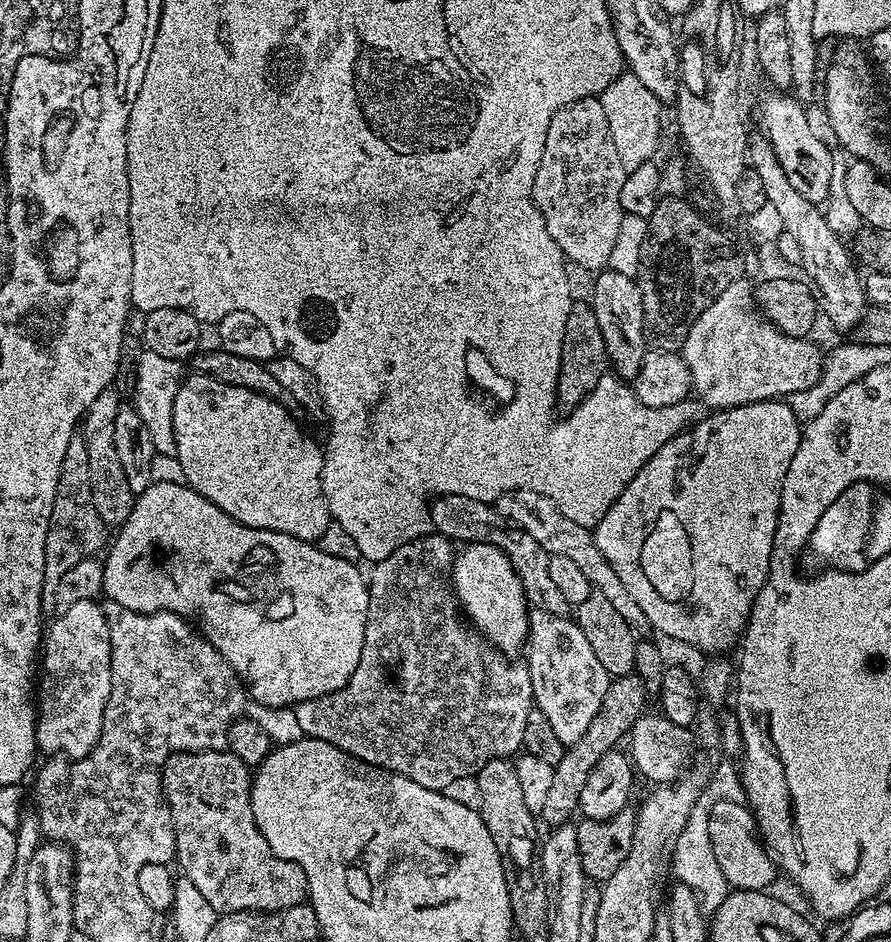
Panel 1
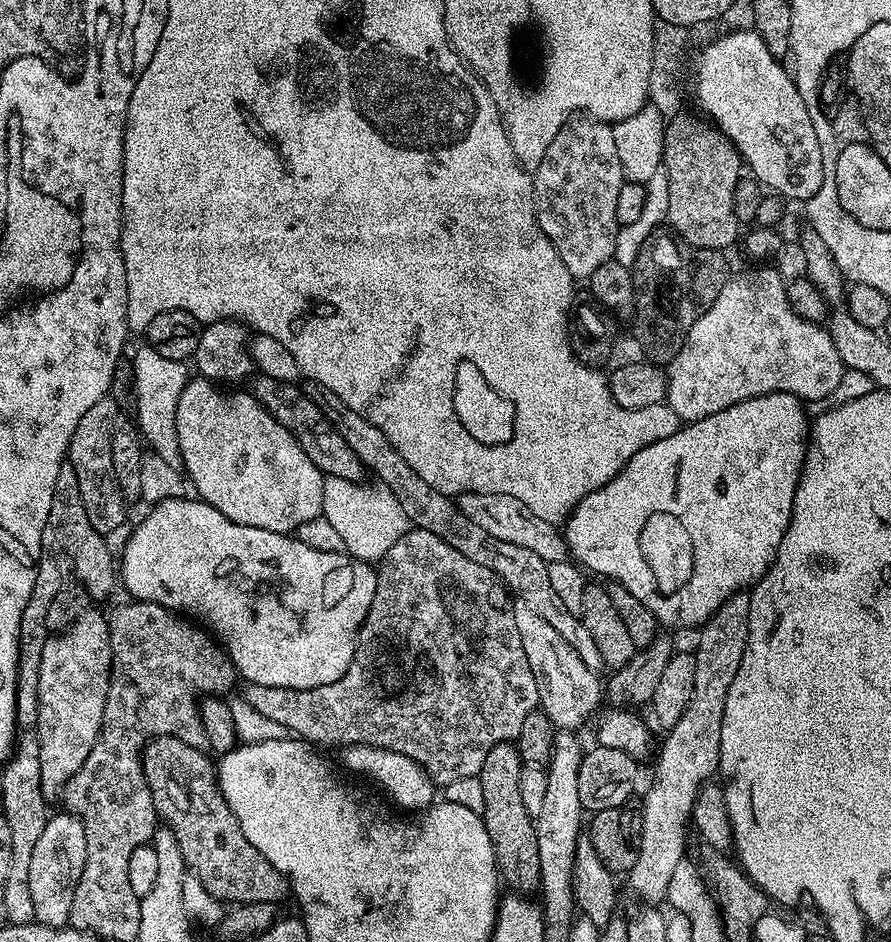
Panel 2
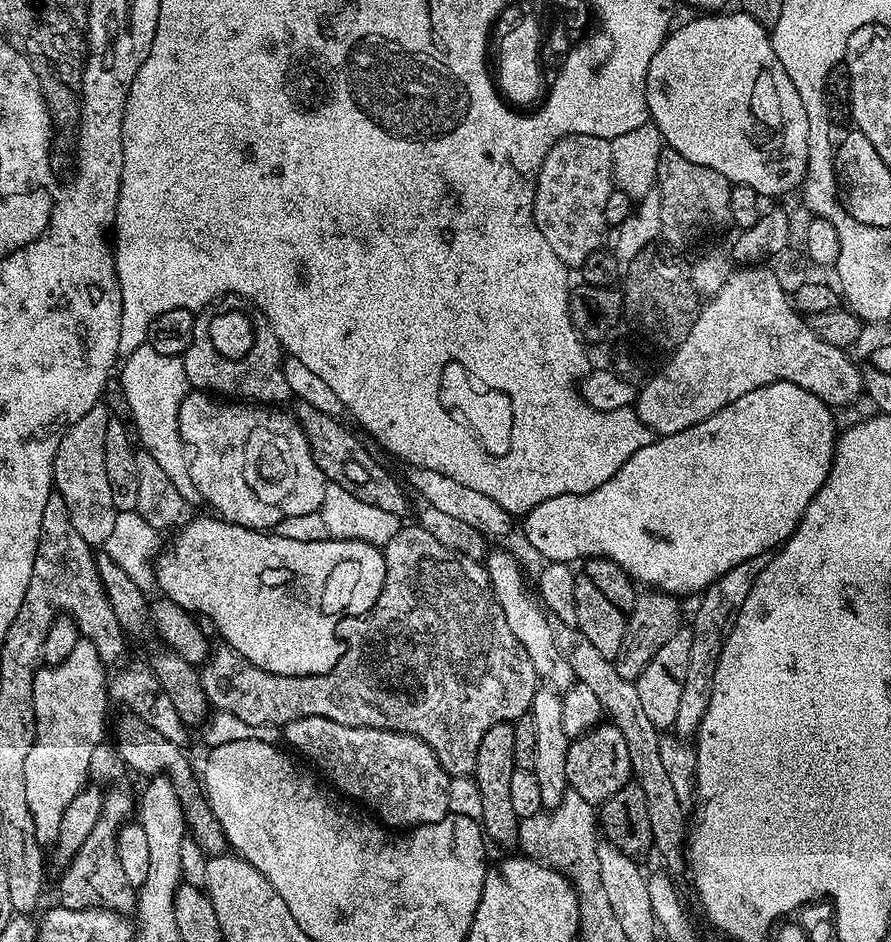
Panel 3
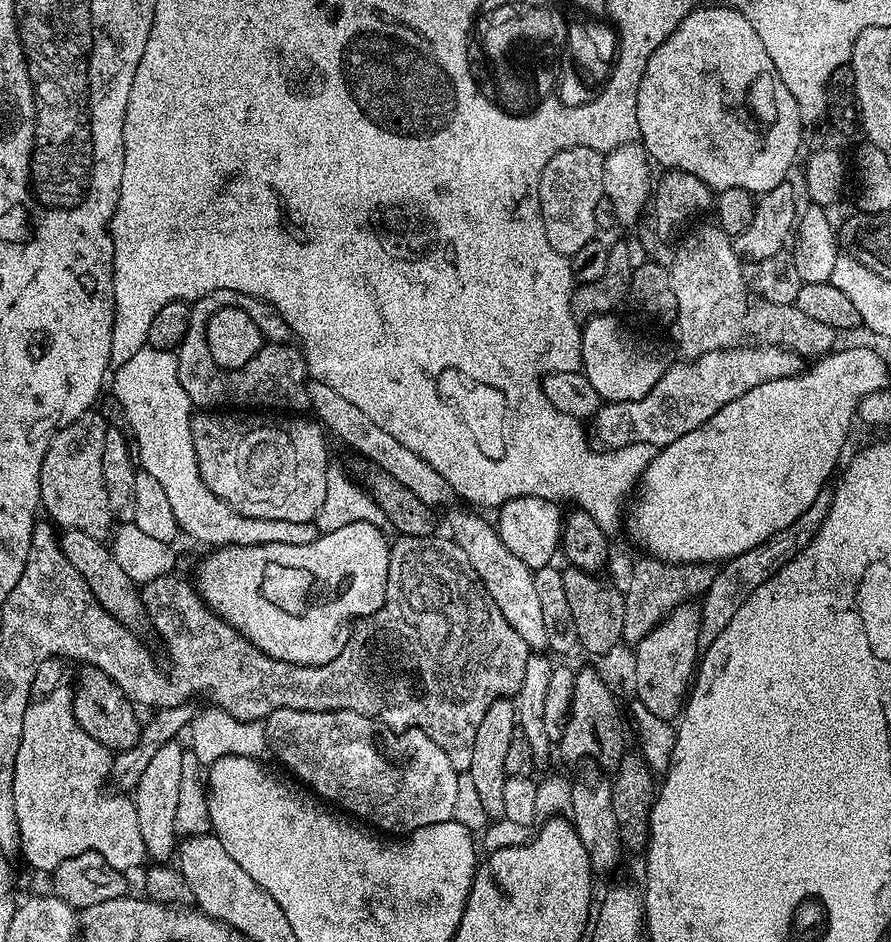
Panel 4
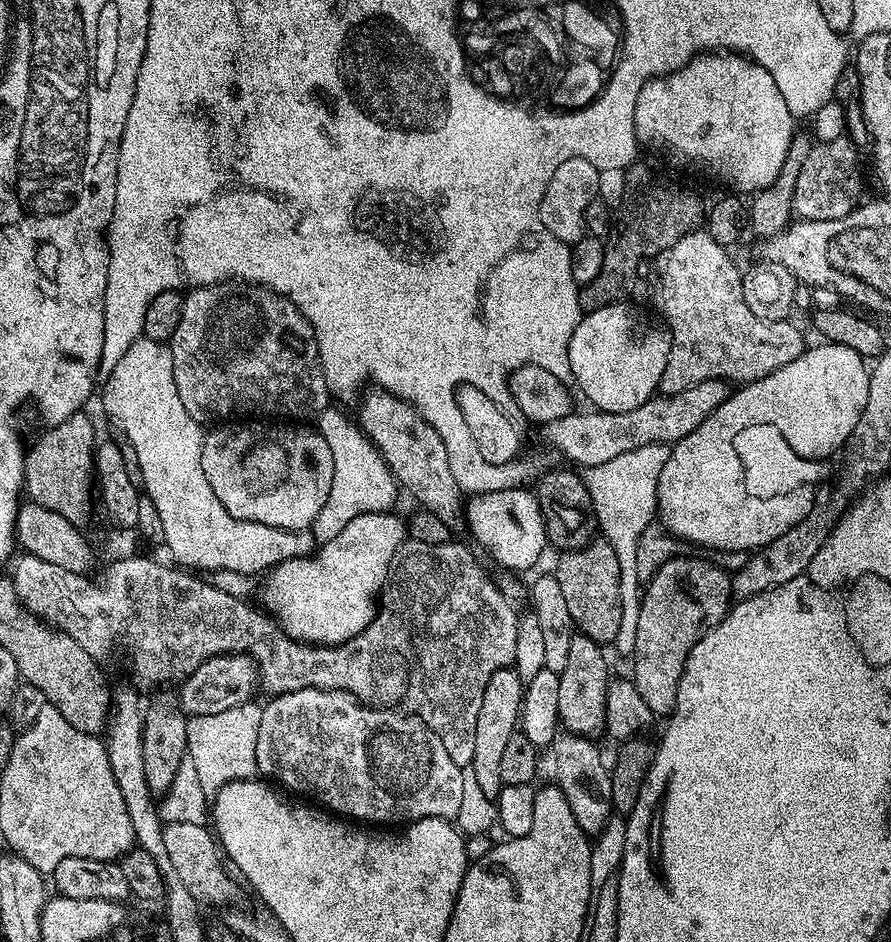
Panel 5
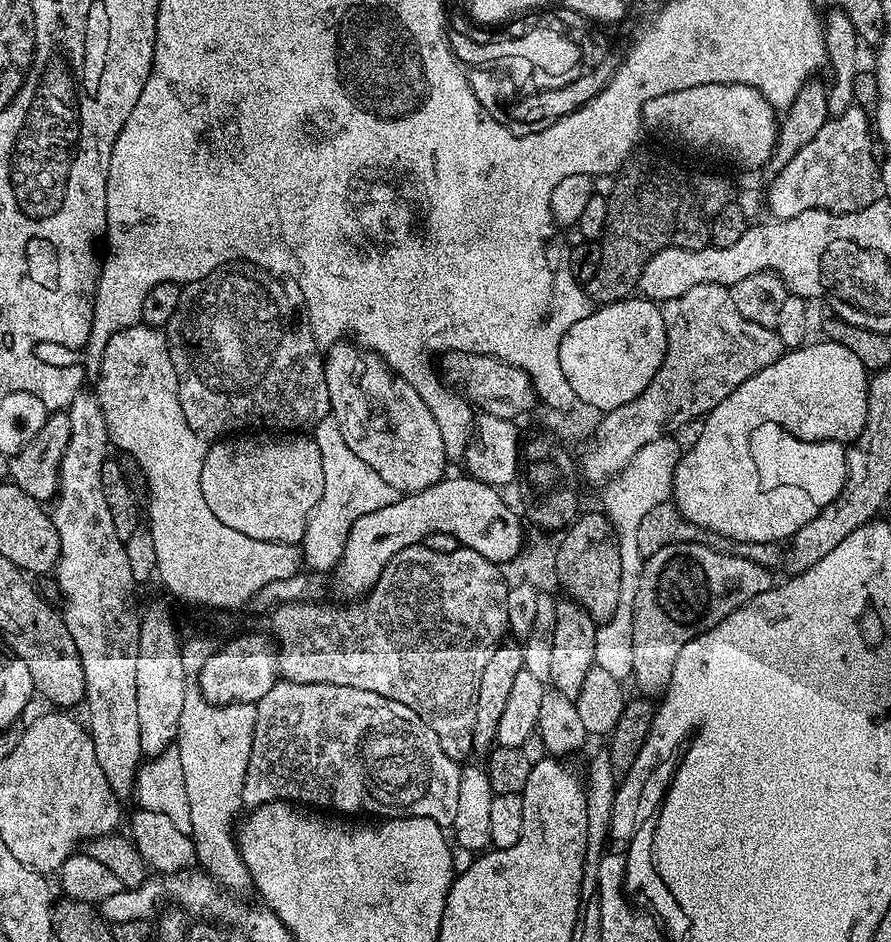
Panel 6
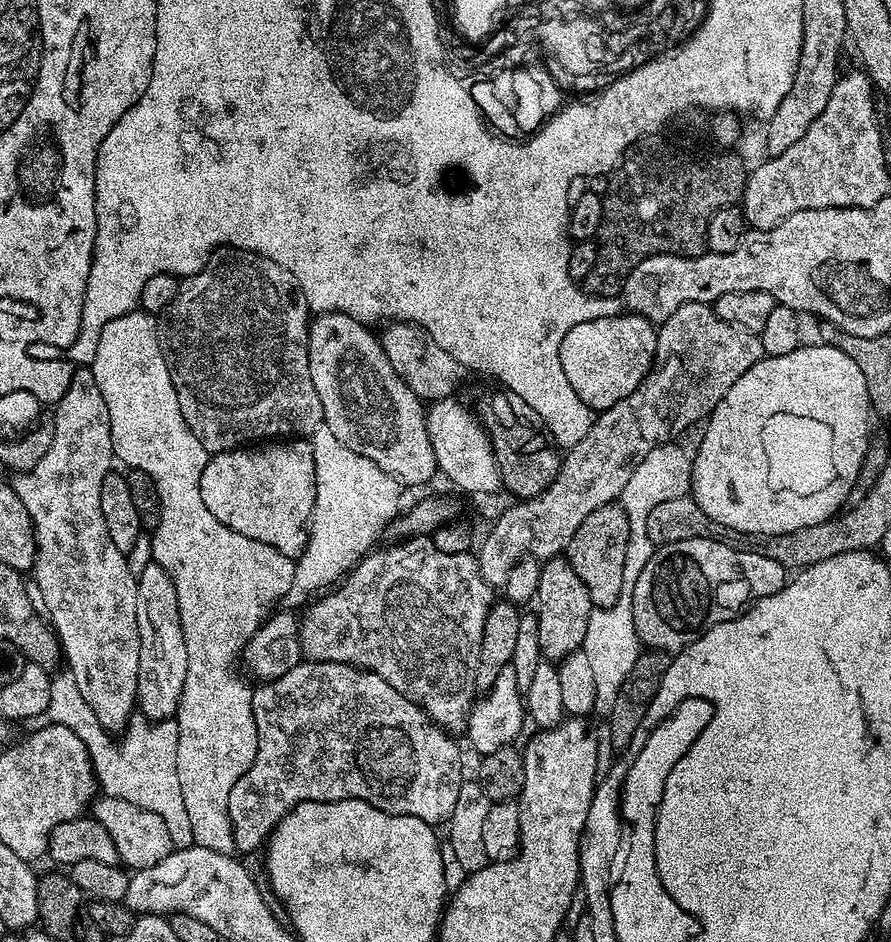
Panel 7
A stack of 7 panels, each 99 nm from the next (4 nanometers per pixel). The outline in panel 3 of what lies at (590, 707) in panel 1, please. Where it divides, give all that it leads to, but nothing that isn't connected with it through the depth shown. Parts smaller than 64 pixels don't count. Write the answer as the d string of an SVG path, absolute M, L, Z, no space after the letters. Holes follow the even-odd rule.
M489 551L486 556L488 581L492 584L492 593L502 606L502 614L518 642L522 642L522 650L530 654L530 662L534 662L537 677L547 687L555 690L567 690L572 687L576 676L567 659L558 650L554 642L554 634L549 624L549 617L534 599L531 591L524 592L524 576L520 573L520 564L508 552Z

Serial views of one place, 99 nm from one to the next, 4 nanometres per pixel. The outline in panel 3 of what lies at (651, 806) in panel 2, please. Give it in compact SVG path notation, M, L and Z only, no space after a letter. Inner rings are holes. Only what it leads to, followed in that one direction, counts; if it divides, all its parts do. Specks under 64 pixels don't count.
M764 556L750 558L745 564L734 566L734 570L726 570L722 578L718 578L705 588L699 597L700 605L696 608L696 617L692 620L690 631L692 645L690 646L689 669L686 670L685 685L682 686L681 702L678 705L677 717L673 731L681 739L689 739L700 728L701 720L709 709L710 693L713 690L714 670L717 668L717 659L720 657L722 646L736 625L742 602L746 602L746 594L750 594L752 582L757 574L764 569Z

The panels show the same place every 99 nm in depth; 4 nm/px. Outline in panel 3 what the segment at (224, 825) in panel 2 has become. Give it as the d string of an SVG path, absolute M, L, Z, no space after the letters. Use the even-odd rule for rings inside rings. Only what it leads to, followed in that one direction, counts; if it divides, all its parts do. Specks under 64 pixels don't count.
M124 714L120 725L116 728L116 740L114 747L120 754L120 759L128 768L133 768L143 778L154 776L168 777L183 804L184 821L191 839L199 844L201 851L205 854L220 854L225 851L226 841L222 826L214 818L207 799L202 795L201 789L192 781L192 764L184 757L185 749L181 745L170 742L166 734L162 734L154 726L142 722L142 718L131 714Z

